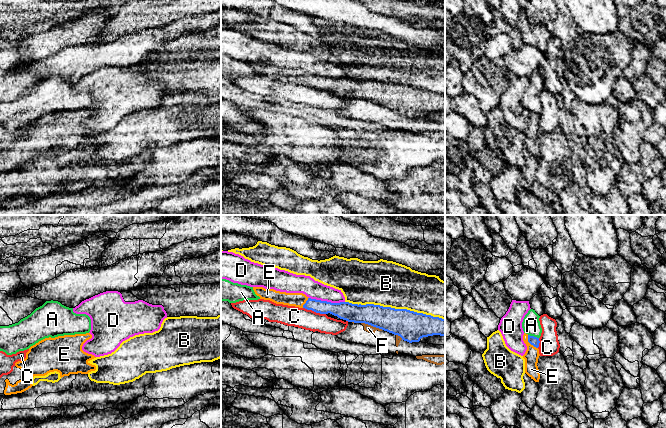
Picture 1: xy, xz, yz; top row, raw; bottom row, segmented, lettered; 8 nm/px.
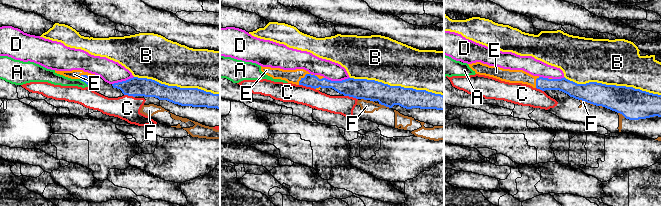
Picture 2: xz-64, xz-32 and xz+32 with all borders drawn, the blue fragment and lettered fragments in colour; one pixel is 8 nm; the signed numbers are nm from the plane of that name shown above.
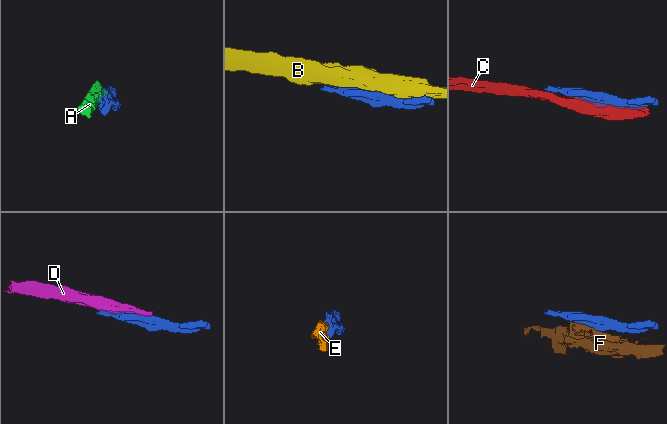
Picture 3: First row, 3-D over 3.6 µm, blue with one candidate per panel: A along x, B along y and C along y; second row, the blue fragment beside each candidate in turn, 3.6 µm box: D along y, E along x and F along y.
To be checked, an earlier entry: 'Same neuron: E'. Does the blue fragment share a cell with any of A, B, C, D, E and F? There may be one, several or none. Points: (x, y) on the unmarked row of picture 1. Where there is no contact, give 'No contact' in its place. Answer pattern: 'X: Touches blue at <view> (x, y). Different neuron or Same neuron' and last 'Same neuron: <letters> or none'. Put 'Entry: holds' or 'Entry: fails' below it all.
A: Touches blue at yz (533, 112). Different neuron
B: Touches blue at xz (394, 84). Different neuron
C: Touches blue at xz (314, 87). Different neuron
D: Touches blue at xz (326, 77). Different neuron
E: Touches blue at yz (530, 119). Same neuron
F: Touches blue at xz (372, 101). Different neuron
Same neuron: E
Entry: holds

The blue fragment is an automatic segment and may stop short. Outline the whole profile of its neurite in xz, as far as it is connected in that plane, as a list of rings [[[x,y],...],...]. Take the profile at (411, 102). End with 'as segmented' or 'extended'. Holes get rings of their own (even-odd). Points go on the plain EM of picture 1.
[[[253,63],[253,66],[260,75],[320,90],[330,89],[348,98],[365,99],[398,111],[409,119],[419,118],[421,114],[433,111],[445,112],[445,95],[407,85],[349,78],[331,79],[311,75],[303,69],[286,69],[263,63]]] | extended

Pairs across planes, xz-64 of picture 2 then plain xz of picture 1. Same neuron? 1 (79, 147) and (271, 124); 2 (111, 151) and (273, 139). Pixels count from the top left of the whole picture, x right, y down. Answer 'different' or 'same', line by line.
1: same
2: same

